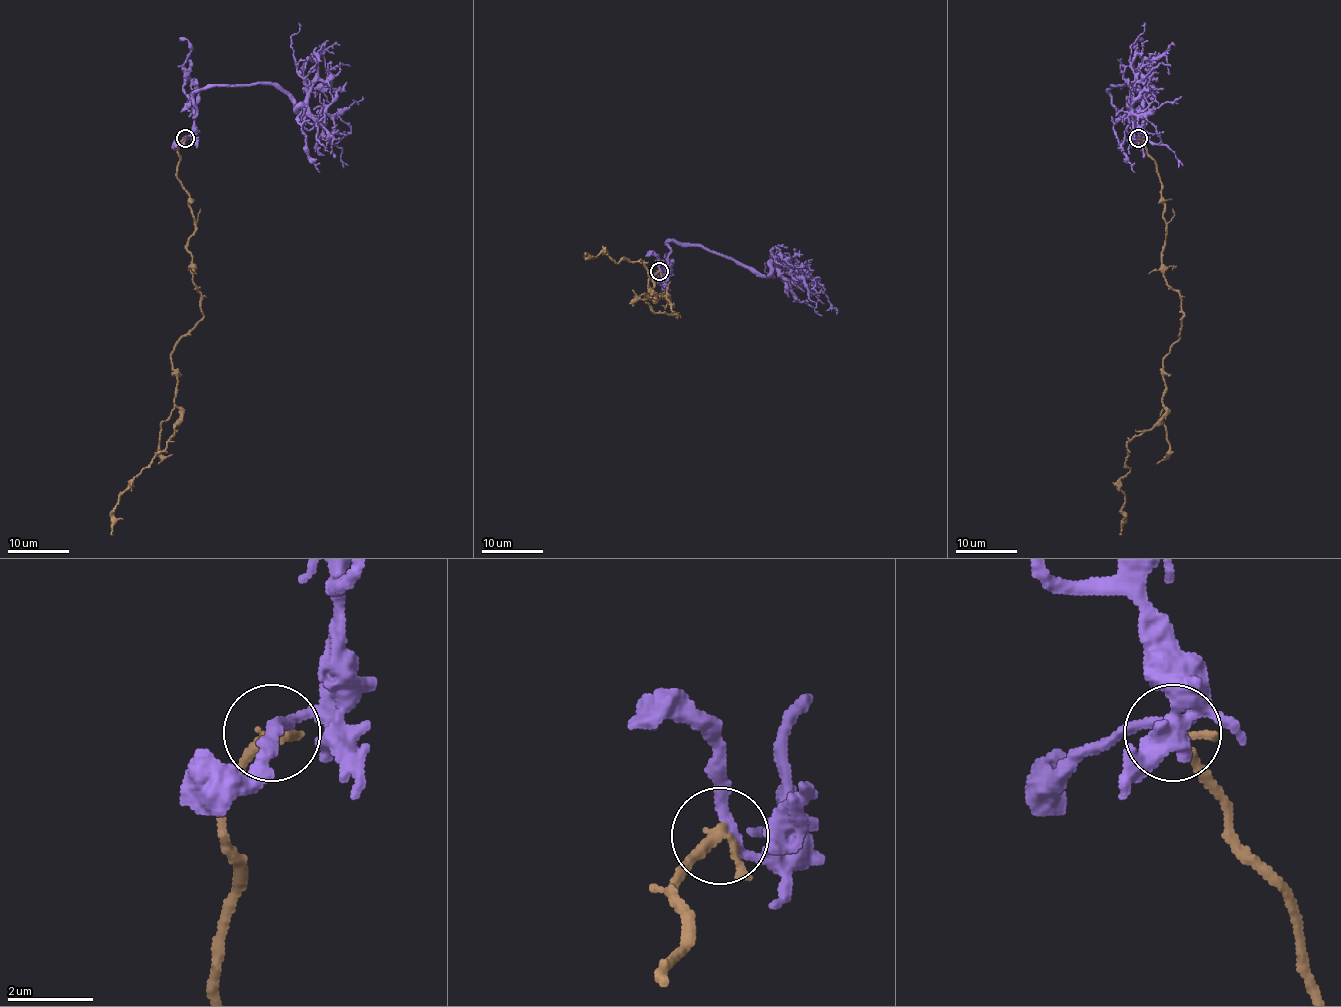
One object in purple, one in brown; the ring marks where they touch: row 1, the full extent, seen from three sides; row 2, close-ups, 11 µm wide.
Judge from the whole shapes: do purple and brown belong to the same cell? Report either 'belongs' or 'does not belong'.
does not belong

